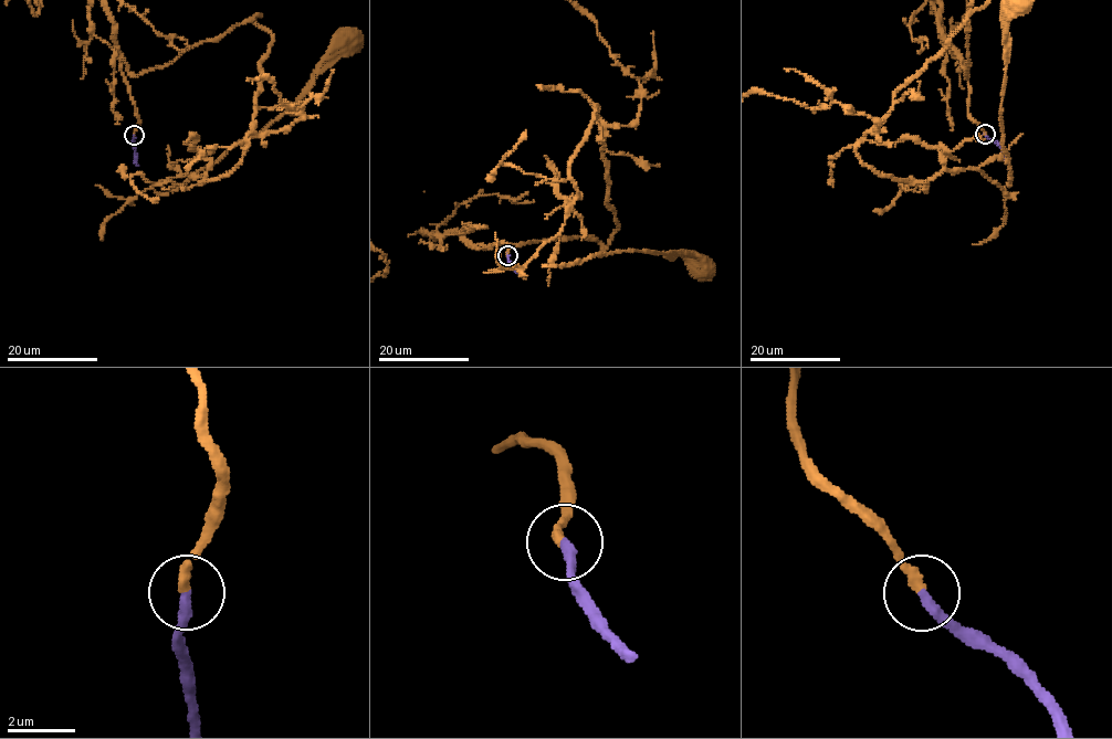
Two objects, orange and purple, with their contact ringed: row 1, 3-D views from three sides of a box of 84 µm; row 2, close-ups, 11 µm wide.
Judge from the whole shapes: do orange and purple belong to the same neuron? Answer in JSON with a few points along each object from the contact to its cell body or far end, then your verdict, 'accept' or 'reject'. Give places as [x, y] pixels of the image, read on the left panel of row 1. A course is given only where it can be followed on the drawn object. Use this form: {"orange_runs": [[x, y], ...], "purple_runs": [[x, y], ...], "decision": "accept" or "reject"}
{"orange_runs": [[134, 135], [121, 55], [140, 75], [258, 14], [271, 35], [240, 162], [147, 189], [167, 194], [352, 41]], "purple_runs": [[134, 135], [133, 144], [137, 165]], "decision": "accept"}

